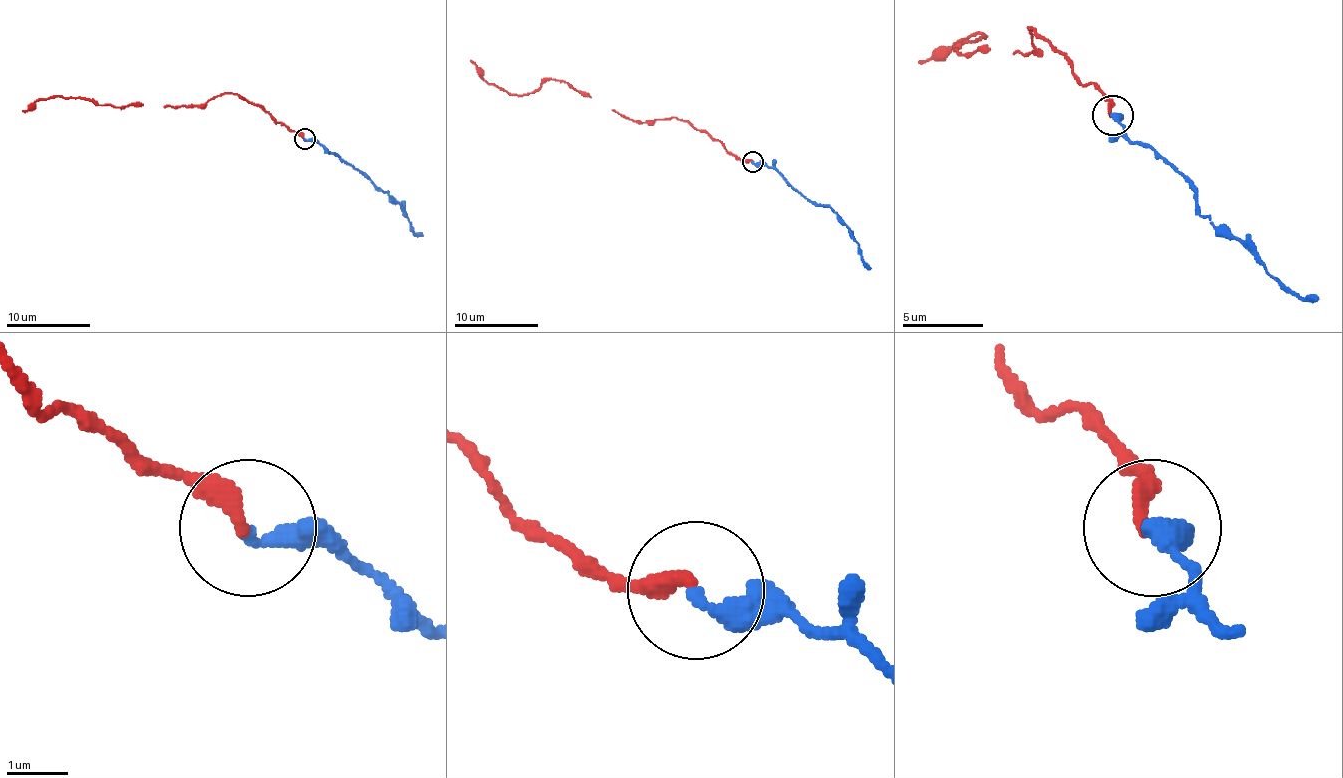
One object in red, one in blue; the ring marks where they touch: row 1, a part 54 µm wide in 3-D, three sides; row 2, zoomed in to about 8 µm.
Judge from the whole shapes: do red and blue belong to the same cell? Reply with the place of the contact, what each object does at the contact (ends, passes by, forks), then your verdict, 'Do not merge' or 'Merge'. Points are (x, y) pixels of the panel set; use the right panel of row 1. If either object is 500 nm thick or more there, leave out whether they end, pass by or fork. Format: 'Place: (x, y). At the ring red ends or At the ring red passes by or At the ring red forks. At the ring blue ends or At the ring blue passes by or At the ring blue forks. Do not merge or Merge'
Place: (1112, 115). At the ring red ends. At the ring blue ends. Merge

